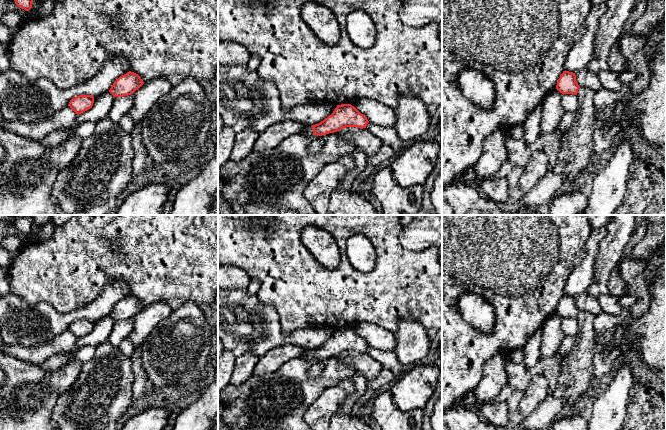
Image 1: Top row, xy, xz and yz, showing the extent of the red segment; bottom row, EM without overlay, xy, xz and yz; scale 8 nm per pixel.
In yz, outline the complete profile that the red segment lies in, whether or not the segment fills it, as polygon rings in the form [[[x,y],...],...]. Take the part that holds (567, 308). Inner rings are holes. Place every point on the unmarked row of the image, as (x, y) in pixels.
[[[563,295],[560,302],[558,303],[556,313],[564,318],[575,318],[577,319],[580,310],[576,305],[576,299],[573,296]]]

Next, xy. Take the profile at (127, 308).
[[[127,296],[120,300],[111,310],[109,316],[114,321],[123,321],[133,318],[144,308],[140,300],[134,296]]]

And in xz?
[[[351,328],[337,329],[333,337],[318,348],[304,349],[300,358],[307,360],[322,360],[340,355],[346,351],[366,352],[369,347],[367,341],[361,338]]]

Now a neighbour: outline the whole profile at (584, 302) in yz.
[[[583,293],[575,297],[575,299],[576,305],[580,311],[590,312],[595,316],[598,316],[603,313],[602,308],[598,302],[598,298]]]

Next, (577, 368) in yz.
[[[580,311],[577,317],[578,331],[572,350],[562,359],[557,386],[553,396],[560,398],[563,406],[572,408],[588,391],[594,373],[596,331],[595,315]]]

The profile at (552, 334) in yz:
[[[555,312],[543,323],[541,328],[540,360],[555,356],[560,348],[562,341],[566,337],[561,328],[562,321],[563,318]]]

